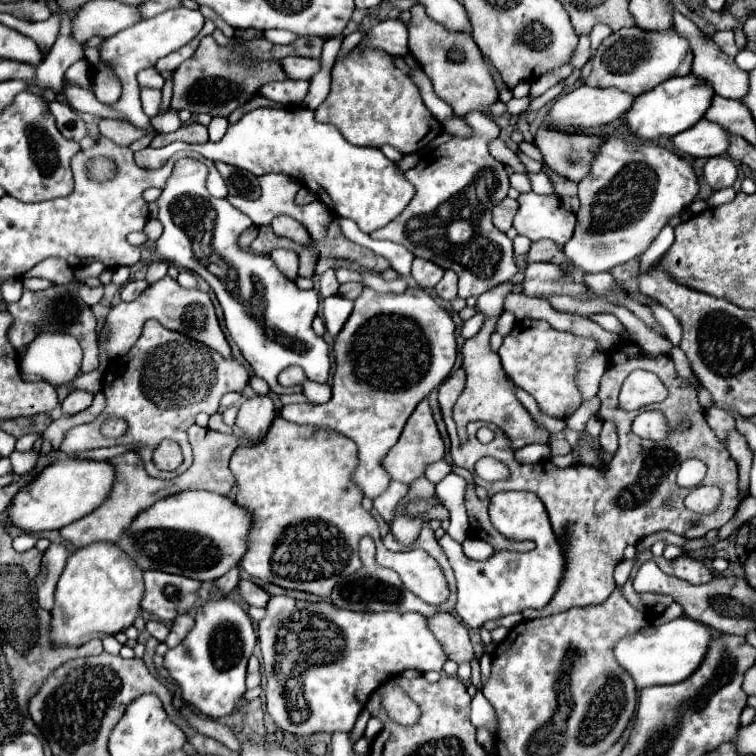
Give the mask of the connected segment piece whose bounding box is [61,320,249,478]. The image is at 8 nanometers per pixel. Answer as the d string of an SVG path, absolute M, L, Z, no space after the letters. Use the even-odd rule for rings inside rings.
M147 320L137 344L119 360L109 364L105 374L103 394L107 398L107 408L91 424L81 424L71 428L63 442L61 452L73 454L93 448L109 448L117 444L145 444L139 452L143 456L145 468L155 478L175 478L191 466L191 444L187 442L187 428L195 422L199 412L215 414L219 410L219 400L227 392L241 392L249 382L247 370L233 358L223 358L219 352L191 340L181 332L163 328L157 320ZM107 418L121 418L127 422L127 432L119 438L107 438L101 434L101 424ZM163 440L175 440L183 448L183 464L173 472L163 472L153 462L153 450Z

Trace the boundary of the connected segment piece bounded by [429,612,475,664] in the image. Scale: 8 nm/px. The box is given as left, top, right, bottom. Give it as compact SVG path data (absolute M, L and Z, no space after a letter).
M437 612L433 618L429 618L429 628L437 636L437 640L443 644L443 650L447 652L449 660L463 664L475 658L467 630L459 620L455 620L453 614Z

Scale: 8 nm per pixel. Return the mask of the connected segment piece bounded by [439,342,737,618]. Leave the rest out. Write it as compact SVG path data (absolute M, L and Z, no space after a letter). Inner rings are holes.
M633 342L619 344L619 346L621 348L617 348L615 354L611 354L611 366L607 368L607 372L601 378L599 398L601 398L603 410L599 410L599 412L601 412L601 416L611 416L609 420L613 420L617 424L619 432L629 432L629 434L619 434L619 448L605 468L595 468L595 466L587 466L587 464L575 464L569 468L555 468L549 460L543 460L543 462L537 462L531 466L519 464L513 456L513 448L511 448L509 438L495 424L487 424L487 428L491 428L495 432L495 440L489 444L481 444L475 438L475 434L483 424L469 422L467 424L469 438L461 446L459 436L457 436L457 426L451 418L451 408L457 402L457 396L463 392L465 372L461 368L455 370L439 386L439 404L441 404L441 412L445 416L447 432L451 438L451 458L453 458L455 466L467 468L473 474L473 482L475 482L473 486L467 486L467 490L465 490L465 508L467 508L469 524L471 524L469 536L479 538L479 540L487 540L487 544L491 544L495 550L517 550L517 552L533 550L533 542L509 542L499 532L495 532L495 528L489 520L489 514L487 514L489 498L493 494L503 492L503 490L525 490L525 492L537 494L545 502L555 536L559 540L565 538L567 568L563 572L563 580L561 580L555 596L541 610L523 610L521 612L523 618L543 618L543 616L553 616L553 614L565 612L573 606L585 608L585 606L603 604L611 596L611 592L615 590L613 568L623 560L623 550L627 546L639 544L639 540L643 540L645 536L649 536L653 532L669 530L669 532L681 534L685 538L699 538L699 536L705 536L705 532L719 530L725 524L725 522L697 524L701 518L695 520L693 512L689 512L683 504L683 498L689 494L689 488L679 488L675 482L679 464L687 458L697 458L697 452L705 450L705 448L707 448L707 458L711 454L711 458L721 460L721 468L725 468L721 472L733 472L731 470L733 464L737 466L737 462L727 452L725 444L715 436L715 432L711 434L711 428L705 420L705 414L697 402L697 390L675 374L675 366L669 356L647 354L645 350L641 350ZM637 368L645 368L649 372L655 372L669 388L669 398L667 398L669 408L677 408L677 430L673 430L671 438L667 438L665 442L653 442L653 440L643 440L643 438L635 436L631 432L631 422L635 420L639 410L625 412L619 408L617 396L619 396L621 384L629 376L629 372L633 372ZM689 418L693 420L693 424L689 428L683 428L681 422L685 422ZM703 440L705 440L705 446L701 446ZM483 456L493 456L493 458L501 460L503 464L507 464L511 470L511 476L503 482L485 482L485 480L477 478L473 466ZM475 486L487 488L489 496L485 500L479 500L475 496ZM669 500L671 500L671 504L667 504Z

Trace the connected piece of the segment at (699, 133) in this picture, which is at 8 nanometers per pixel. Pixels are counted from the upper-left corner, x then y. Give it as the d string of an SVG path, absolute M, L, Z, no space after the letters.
M703 118L693 128L673 136L673 146L677 152L693 158L719 156L719 154L727 154L729 132L721 124Z

